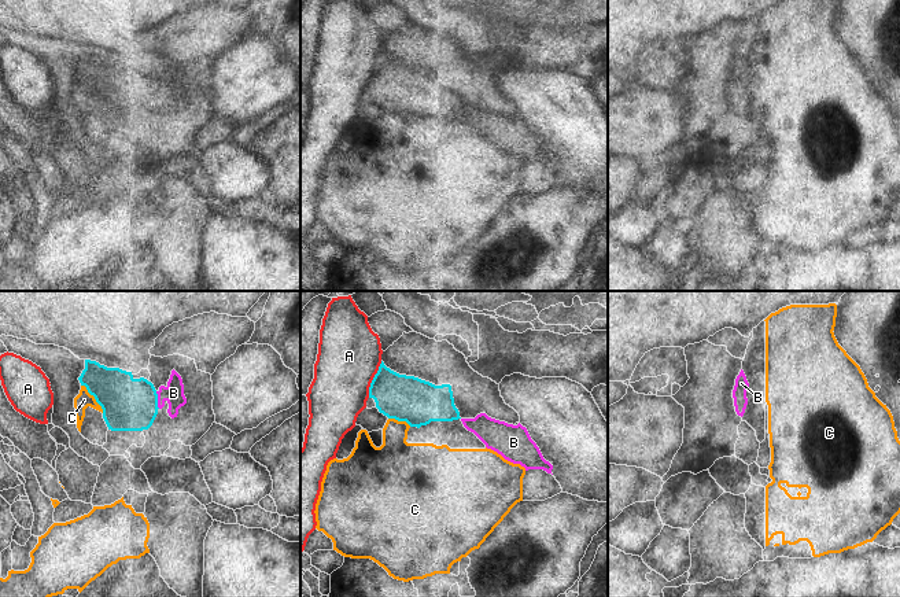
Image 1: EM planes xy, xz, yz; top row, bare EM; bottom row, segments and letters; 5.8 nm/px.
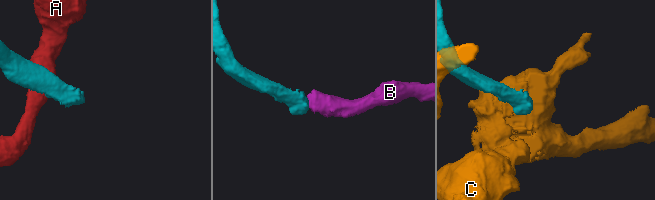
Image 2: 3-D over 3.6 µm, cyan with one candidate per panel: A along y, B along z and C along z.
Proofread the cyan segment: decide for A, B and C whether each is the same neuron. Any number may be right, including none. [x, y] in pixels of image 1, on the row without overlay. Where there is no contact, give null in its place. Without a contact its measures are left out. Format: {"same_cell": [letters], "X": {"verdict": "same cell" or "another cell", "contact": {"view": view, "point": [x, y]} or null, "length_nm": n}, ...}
{"same_cell": ["B"], "A": {"verdict": "another cell", "contact": {"view": "xz", "point": [373, 72]}, "length_nm": 240}, "B": {"verdict": "same cell", "contact": {"view": "xy", "point": [157, 92]}, "length_nm": 110}, "C": {"verdict": "another cell", "contact": {"view": "xy", "point": [95, 91]}, "length_nm": 220}}

